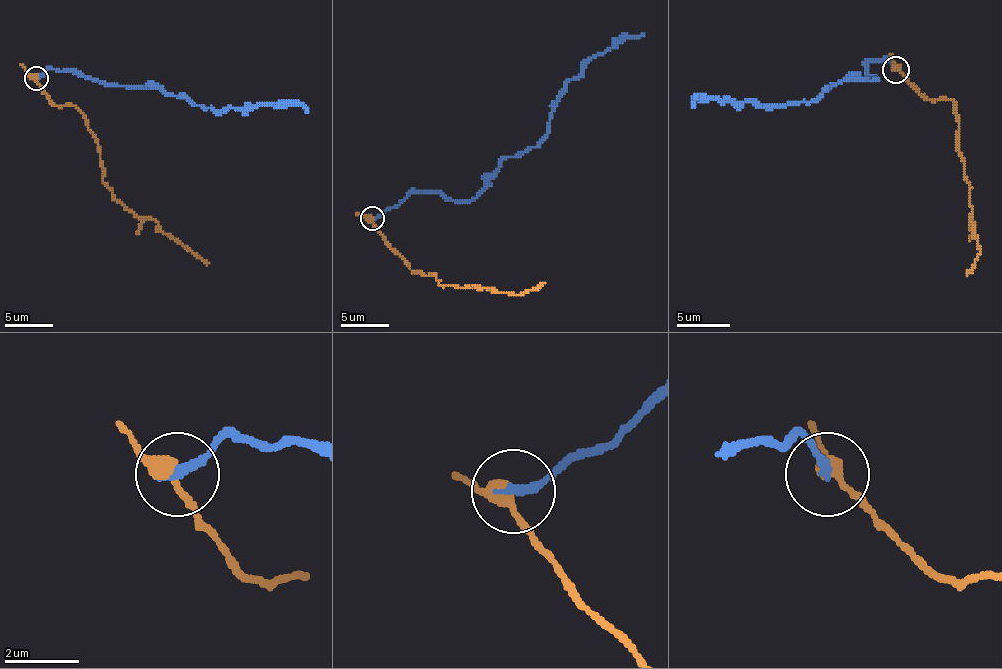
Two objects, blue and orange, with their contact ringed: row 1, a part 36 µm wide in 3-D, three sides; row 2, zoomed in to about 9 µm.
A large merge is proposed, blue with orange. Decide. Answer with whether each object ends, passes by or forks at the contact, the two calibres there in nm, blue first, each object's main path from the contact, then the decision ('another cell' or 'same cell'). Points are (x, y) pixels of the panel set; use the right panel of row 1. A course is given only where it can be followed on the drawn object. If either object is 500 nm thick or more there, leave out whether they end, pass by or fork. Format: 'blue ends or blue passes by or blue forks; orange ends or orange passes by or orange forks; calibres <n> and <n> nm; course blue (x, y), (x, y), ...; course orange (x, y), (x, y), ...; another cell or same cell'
blue ends; orange passes by; calibres 280 and 320 nm; course blue (895, 70), (887, 59), (868, 65), (876, 78), (833, 83), (817, 99), (695, 99), (692, 107); course orange (895, 70), (929, 99), (953, 102), (980, 254), (967, 273); another cell

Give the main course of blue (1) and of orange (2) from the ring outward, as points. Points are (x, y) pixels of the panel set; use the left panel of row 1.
1: (37, 79), (54, 69), (100, 83), (138, 86), (184, 96), (199, 105), (216, 110), (293, 105), (308, 112)
2: (34, 79), (56, 105), (76, 108), (97, 144), (105, 185), (138, 217), (151, 217), (165, 233), (209, 263)

